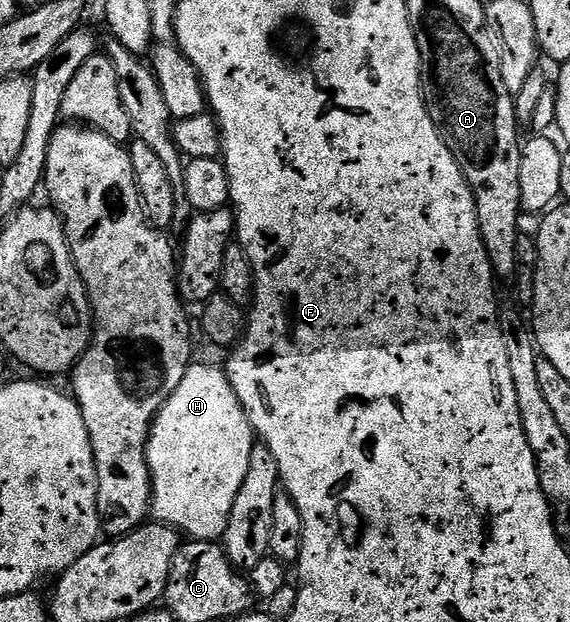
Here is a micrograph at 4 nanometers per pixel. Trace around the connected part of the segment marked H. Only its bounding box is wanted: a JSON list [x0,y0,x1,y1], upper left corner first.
[148,362,254,542]

